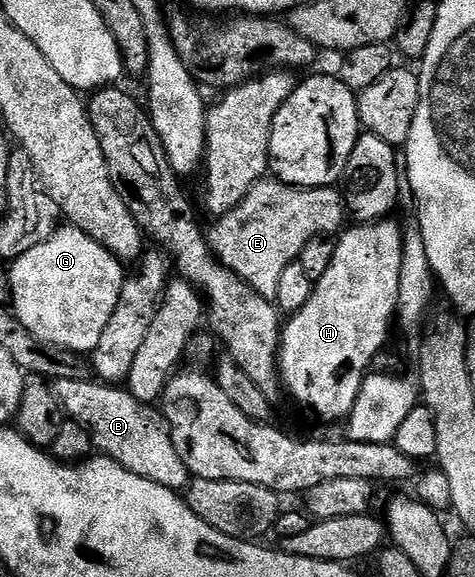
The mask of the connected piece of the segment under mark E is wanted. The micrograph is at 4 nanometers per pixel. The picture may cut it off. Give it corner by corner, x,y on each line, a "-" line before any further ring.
262,179
258,181
257,185
251,190
251,192
249,192
248,195
246,195
246,197
244,197
244,199
242,199
242,201
240,201
232,211
230,211
230,213
224,214
224,216
222,216
218,221
221,222
214,227
213,233
211,229
211,244
213,252
217,254
221,264
227,266
228,269
236,275
236,277
243,279
259,295
273,299
277,296
280,276
283,271
287,270
289,264
296,262
298,258
300,258
303,247
307,244
307,242
322,235
336,234
338,230
346,224
344,221
347,221
347,214
345,212
345,202
342,194
338,192
336,188
326,187
324,189
296,189
294,185
285,185
282,181
276,179

